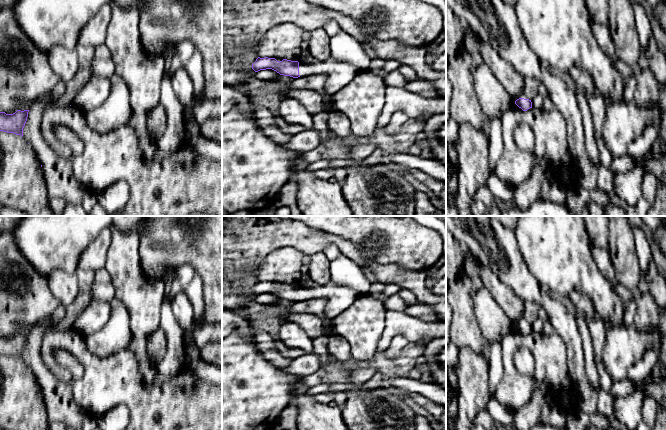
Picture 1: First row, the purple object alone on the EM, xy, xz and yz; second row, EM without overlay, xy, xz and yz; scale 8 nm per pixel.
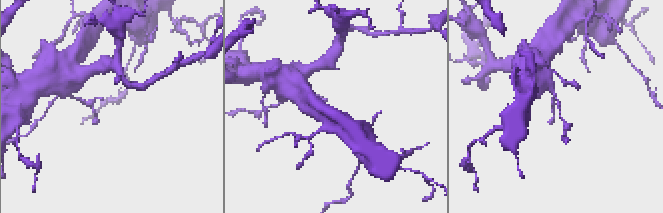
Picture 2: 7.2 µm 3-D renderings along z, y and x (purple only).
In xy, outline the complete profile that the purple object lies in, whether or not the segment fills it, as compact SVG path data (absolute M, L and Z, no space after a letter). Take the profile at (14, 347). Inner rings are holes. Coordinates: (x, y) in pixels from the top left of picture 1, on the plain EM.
M17 334L13 338L0 336L0 355L23 360L23 352L27 345L29 334Z

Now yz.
M519 322L515 325L515 328L523 335L527 335L532 332L532 326L529 323Z

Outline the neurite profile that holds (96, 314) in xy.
M95 301L71 324L70 329L80 335L99 331L109 320L112 306L110 303Z

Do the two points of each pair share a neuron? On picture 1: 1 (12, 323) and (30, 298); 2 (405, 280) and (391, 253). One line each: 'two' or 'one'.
1: one
2: two

